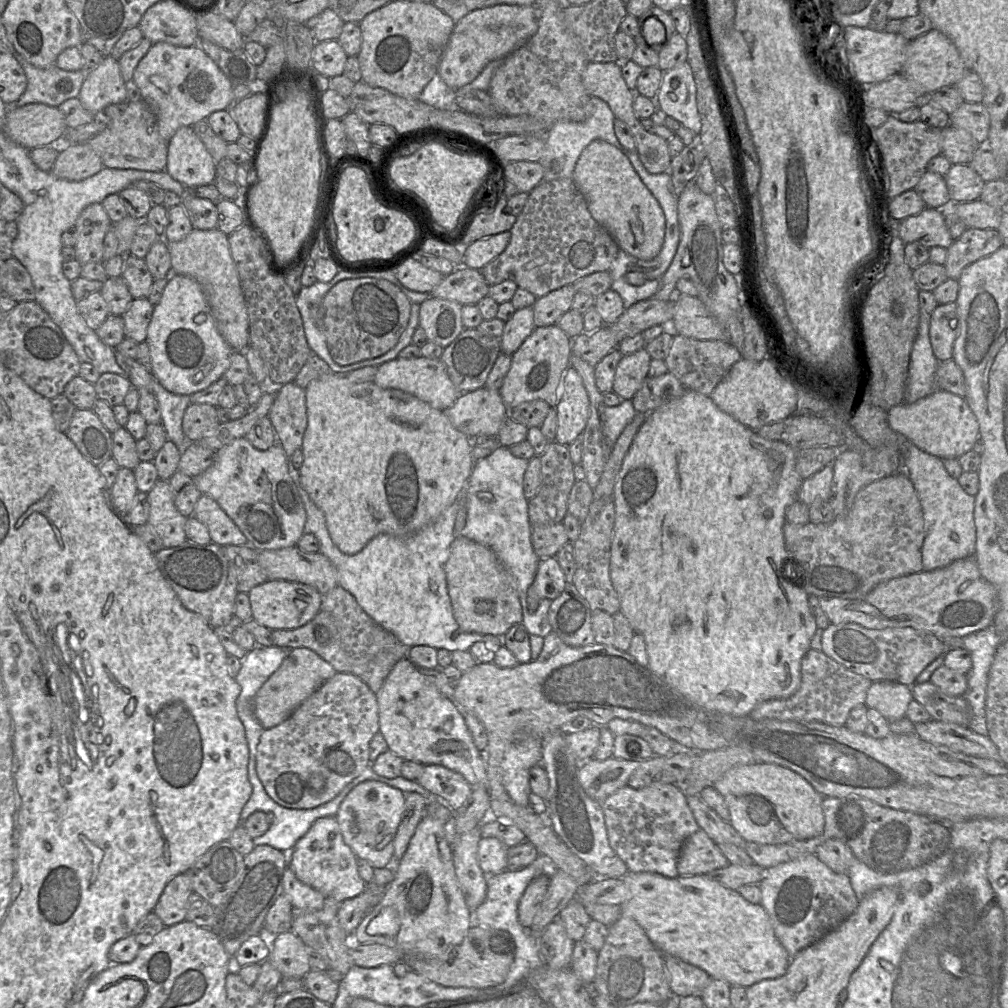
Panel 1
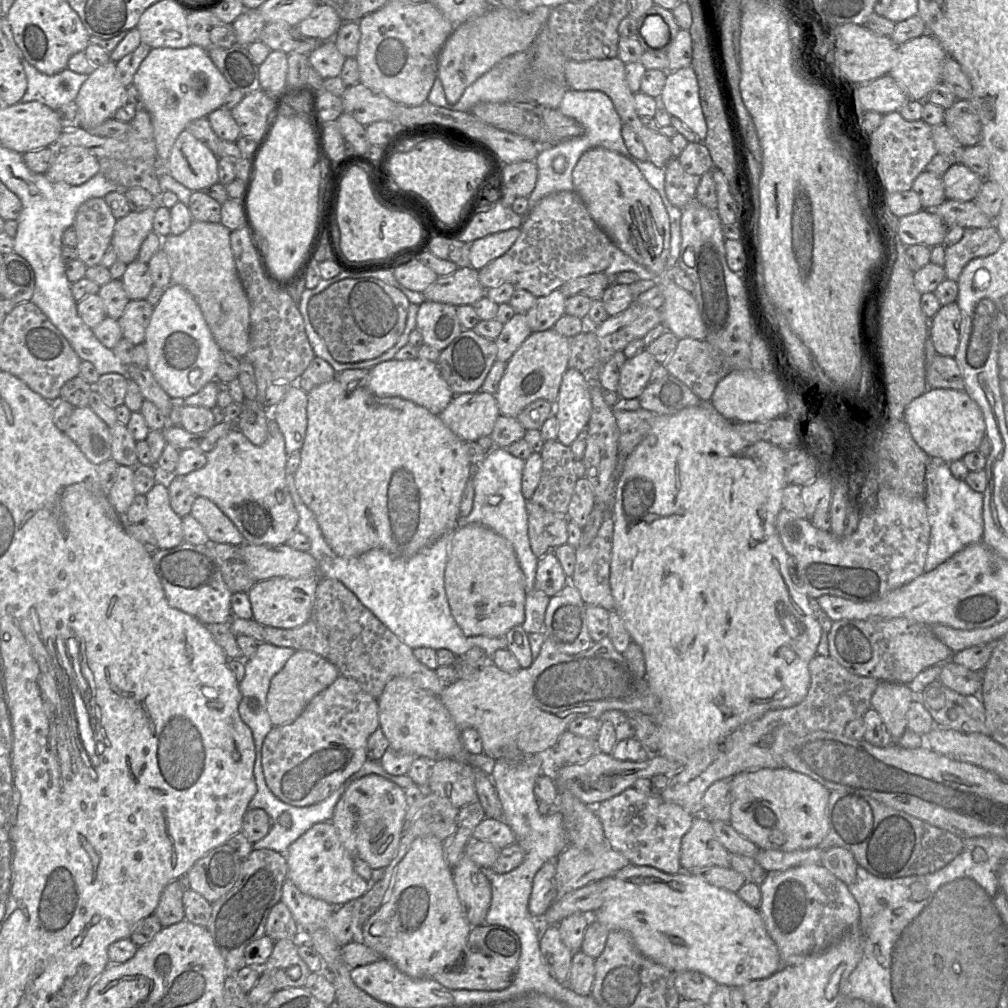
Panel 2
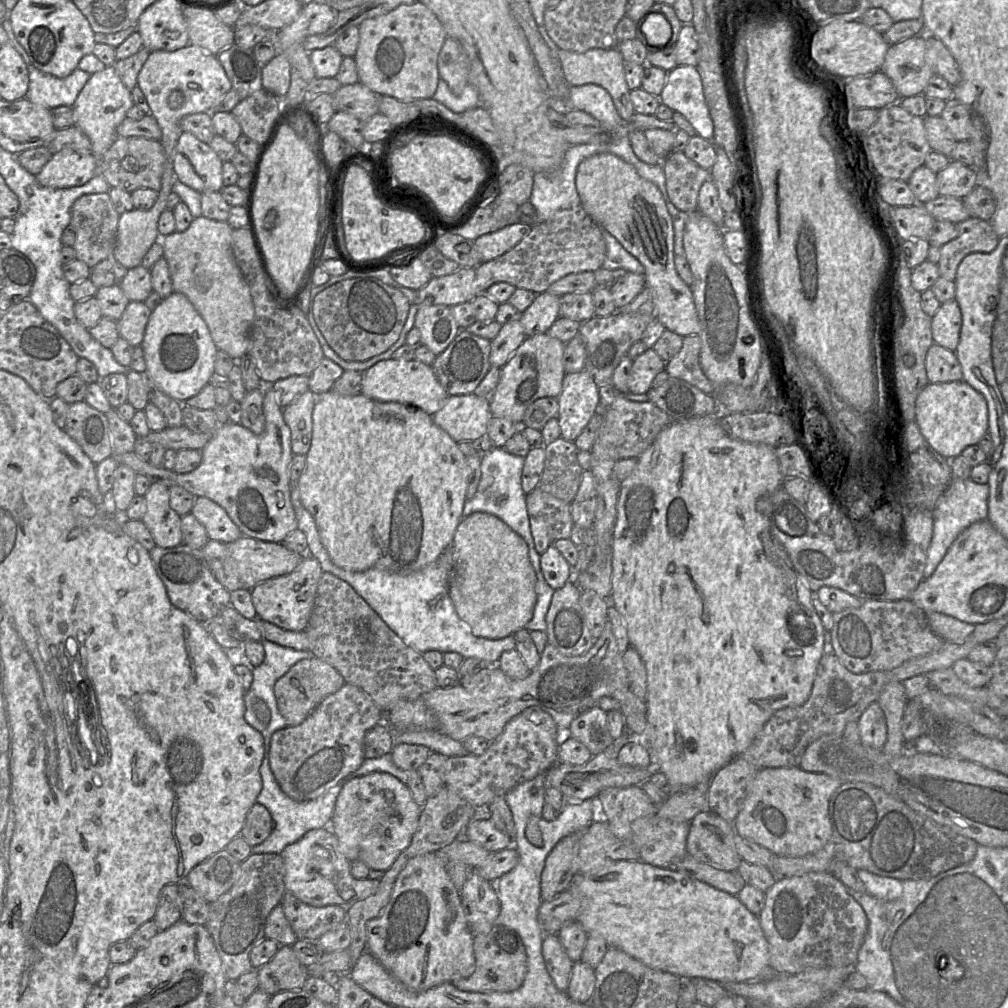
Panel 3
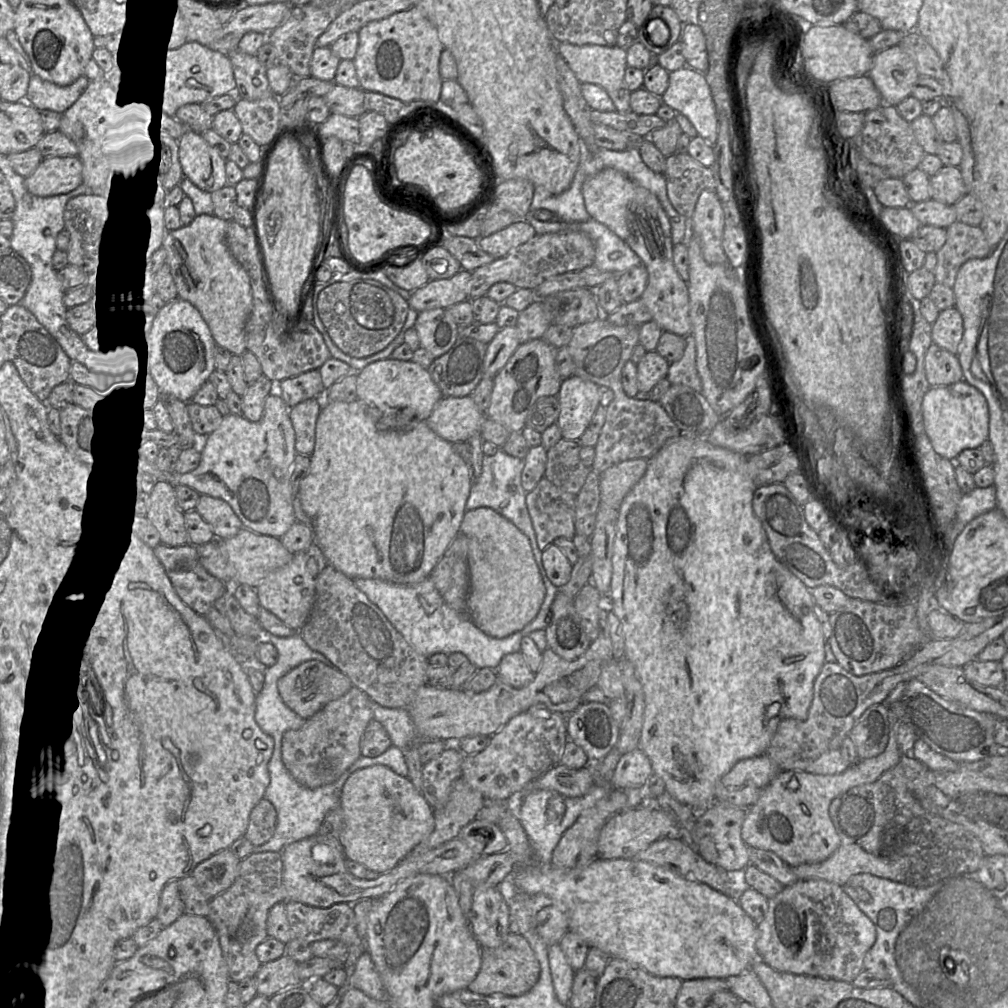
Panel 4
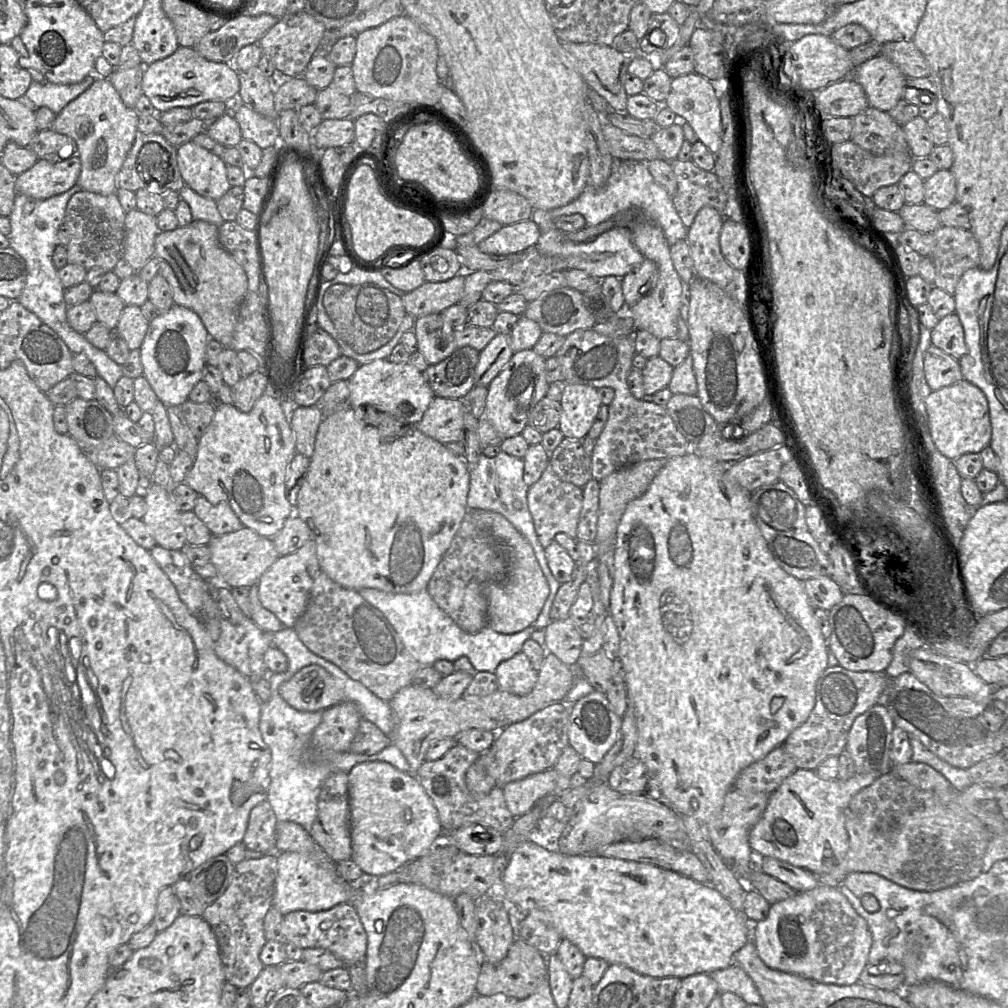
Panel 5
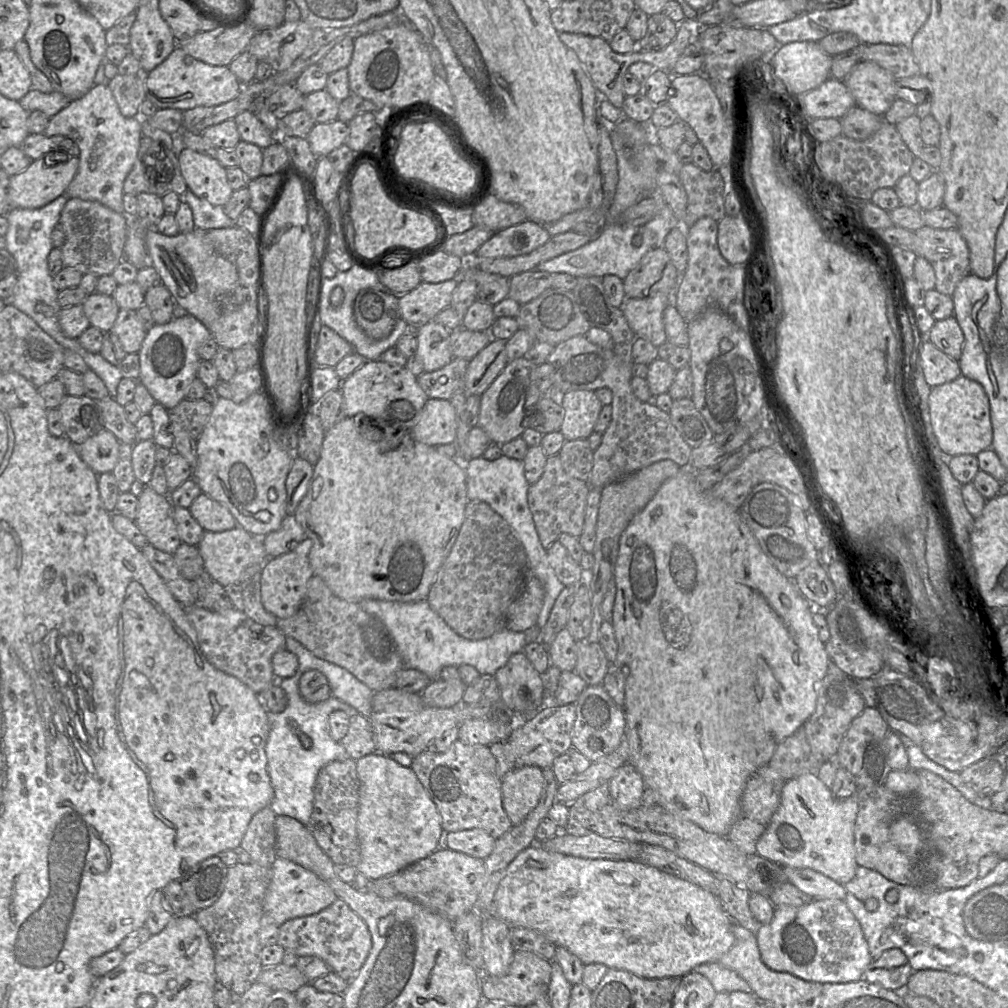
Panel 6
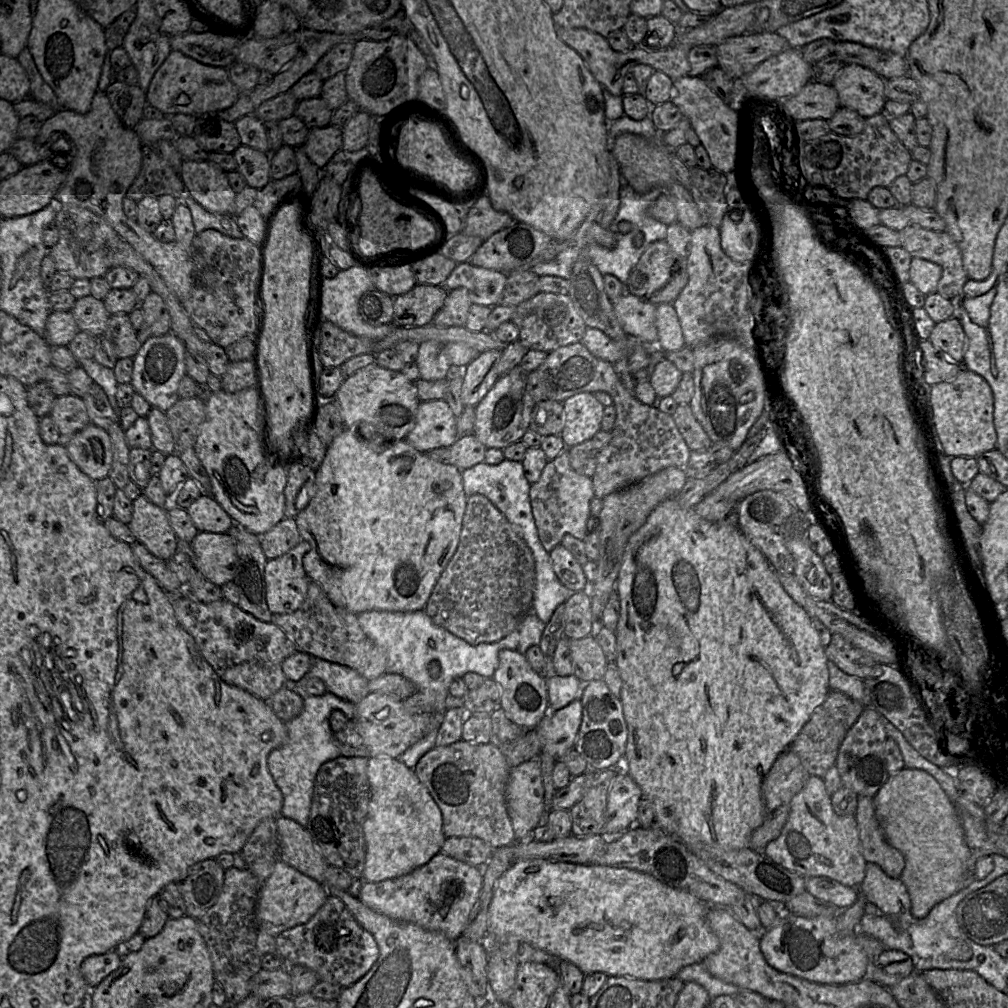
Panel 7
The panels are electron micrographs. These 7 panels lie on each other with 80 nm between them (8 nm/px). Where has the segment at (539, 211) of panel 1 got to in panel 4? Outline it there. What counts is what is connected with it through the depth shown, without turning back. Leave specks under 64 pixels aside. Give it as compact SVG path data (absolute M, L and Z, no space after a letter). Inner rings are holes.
M582 232L536 234L524 244L511 250L506 256L495 259L471 272L468 283L468 299L486 295L492 285L508 282L517 289L536 289L546 279L566 272L578 272L592 266L595 247Z

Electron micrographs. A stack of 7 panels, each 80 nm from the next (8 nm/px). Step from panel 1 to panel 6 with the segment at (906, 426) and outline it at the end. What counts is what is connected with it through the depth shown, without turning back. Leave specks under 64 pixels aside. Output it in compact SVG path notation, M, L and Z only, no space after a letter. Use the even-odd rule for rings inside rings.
M961 374L953 381L932 387L928 402L932 429L940 449L946 456L977 456L992 447L993 430L989 399L978 382Z

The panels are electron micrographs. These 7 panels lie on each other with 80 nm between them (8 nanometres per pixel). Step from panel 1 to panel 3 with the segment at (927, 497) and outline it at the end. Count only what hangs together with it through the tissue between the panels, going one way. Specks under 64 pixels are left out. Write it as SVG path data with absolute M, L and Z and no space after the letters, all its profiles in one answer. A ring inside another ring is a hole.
M953 478L951 480L947 489L938 499L935 508L932 510L933 533L927 551L923 579L929 578L934 573L952 543L965 528L975 522L987 519L988 496L988 483L977 484L970 478L966 480Z

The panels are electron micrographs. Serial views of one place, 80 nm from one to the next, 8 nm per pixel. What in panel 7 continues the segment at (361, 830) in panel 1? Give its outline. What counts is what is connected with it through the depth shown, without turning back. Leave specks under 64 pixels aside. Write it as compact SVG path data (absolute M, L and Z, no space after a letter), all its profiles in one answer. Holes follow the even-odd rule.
M369 757L367 814L362 823L365 863L362 879L380 882L406 875L441 851L445 841L442 814L414 770L398 758Z

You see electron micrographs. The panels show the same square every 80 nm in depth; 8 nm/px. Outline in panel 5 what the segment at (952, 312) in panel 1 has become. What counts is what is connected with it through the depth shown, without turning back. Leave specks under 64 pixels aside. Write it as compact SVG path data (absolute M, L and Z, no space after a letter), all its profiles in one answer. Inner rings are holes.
M956 313L940 319L931 330L932 345L959 360L965 353L964 329Z

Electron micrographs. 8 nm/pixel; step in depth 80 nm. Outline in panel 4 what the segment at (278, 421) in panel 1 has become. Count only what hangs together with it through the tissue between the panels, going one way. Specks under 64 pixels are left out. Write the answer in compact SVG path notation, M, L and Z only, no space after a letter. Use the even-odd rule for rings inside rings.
M323 397L302 401L289 409L289 418L295 432L295 450L310 456L315 446L315 428L323 407Z

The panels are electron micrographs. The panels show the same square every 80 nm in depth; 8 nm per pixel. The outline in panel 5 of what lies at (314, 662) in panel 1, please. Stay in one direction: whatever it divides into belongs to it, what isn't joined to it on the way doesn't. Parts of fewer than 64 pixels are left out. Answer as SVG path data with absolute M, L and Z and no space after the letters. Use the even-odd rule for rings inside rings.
M316 664L303 667L283 682L279 687L279 693L289 706L302 712L324 711L345 700L343 683Z

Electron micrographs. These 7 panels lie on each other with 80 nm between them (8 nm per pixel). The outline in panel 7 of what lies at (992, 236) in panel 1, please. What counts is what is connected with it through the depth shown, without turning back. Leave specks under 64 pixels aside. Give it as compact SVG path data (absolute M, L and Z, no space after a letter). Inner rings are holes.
M911 224L899 233L902 247L912 257L931 261L941 267L937 293L951 301L958 300L968 276L959 246L951 235L946 231L932 231Z

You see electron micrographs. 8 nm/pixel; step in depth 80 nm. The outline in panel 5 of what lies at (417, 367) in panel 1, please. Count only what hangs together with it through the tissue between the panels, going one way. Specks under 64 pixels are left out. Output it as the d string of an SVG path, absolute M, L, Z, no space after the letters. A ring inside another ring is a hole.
M377 359L360 365L347 381L351 407L373 406L402 424L417 424L435 397L422 372L411 363Z

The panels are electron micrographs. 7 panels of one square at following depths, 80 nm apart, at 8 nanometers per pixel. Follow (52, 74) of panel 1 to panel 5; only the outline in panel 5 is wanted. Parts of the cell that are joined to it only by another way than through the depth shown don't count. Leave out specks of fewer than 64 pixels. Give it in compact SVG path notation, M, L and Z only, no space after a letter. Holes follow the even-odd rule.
M93 70L93 73L75 84L32 81L24 99L33 108L47 107L57 115L68 103L87 90L98 77L99 75Z

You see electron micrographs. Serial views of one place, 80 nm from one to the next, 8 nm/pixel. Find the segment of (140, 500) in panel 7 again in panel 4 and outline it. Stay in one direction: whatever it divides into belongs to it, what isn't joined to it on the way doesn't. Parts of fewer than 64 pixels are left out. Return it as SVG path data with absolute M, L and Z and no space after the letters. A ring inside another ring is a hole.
M153 482L146 497L147 511L143 521L159 540L170 547L189 543L184 514L178 508L174 486L168 482Z

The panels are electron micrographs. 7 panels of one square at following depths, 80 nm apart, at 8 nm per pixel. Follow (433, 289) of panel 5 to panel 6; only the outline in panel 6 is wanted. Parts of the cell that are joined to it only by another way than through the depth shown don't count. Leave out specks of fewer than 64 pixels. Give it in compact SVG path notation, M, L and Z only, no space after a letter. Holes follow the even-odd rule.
M458 279L439 283L422 281L399 299L401 318L410 325L410 329L434 320L440 311L450 306L457 285Z

